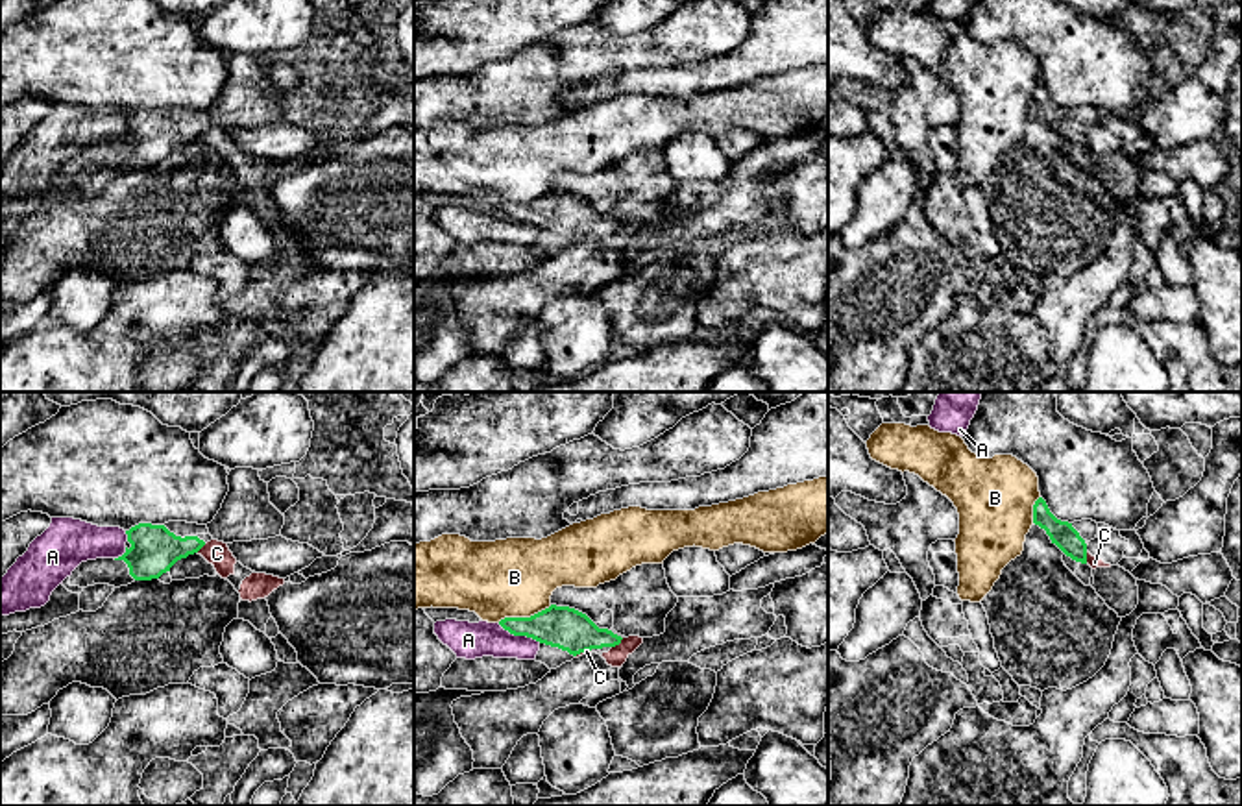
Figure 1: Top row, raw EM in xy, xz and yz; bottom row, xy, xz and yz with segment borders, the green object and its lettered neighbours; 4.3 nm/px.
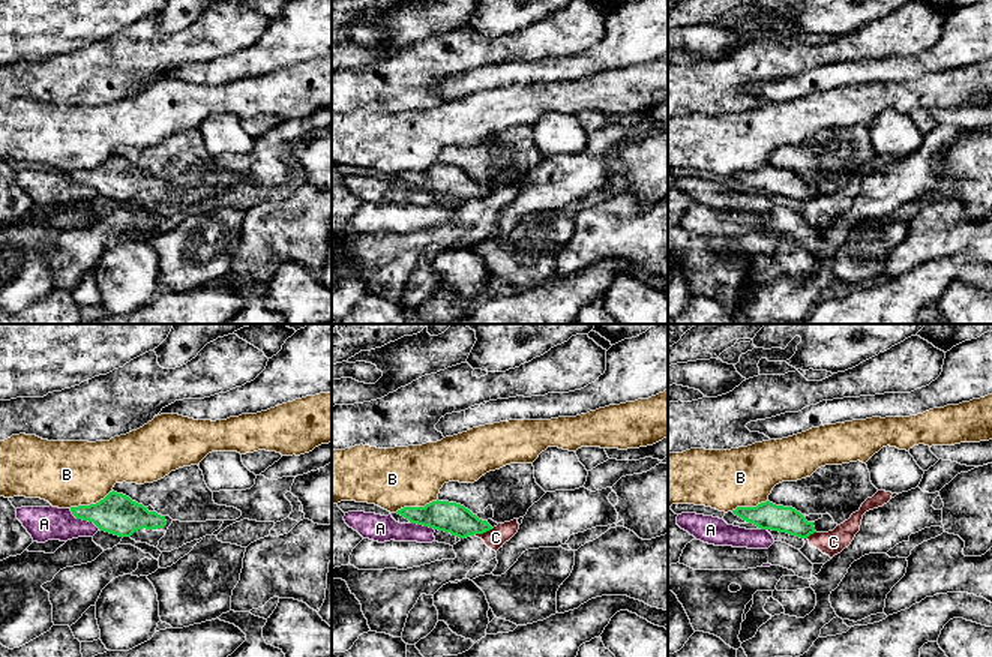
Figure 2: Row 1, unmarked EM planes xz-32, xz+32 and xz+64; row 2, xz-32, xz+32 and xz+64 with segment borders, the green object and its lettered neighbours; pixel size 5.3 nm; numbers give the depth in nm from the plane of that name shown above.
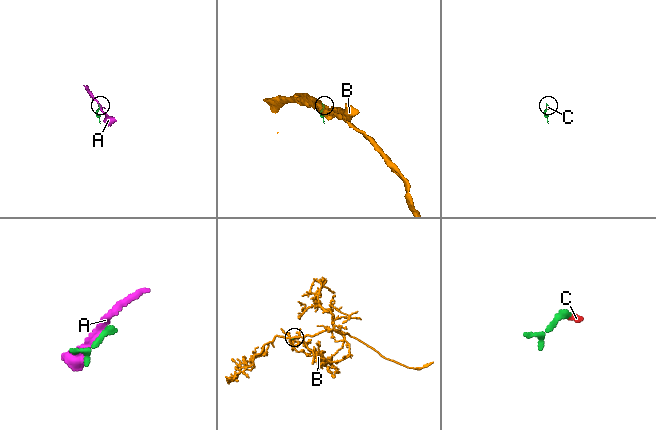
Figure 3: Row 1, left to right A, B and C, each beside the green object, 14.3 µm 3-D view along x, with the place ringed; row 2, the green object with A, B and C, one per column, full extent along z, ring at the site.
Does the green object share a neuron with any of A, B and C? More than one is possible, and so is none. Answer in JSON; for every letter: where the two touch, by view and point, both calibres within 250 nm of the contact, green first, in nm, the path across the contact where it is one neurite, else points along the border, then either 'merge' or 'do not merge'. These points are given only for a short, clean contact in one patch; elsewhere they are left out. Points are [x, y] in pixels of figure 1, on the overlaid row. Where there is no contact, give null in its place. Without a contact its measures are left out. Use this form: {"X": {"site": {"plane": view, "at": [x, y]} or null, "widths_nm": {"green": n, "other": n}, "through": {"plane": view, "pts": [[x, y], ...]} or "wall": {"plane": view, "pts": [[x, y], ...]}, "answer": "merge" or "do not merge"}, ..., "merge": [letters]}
{"A": {"site": {"plane": "xz", "at": [520, 635]}, "widths_nm": {"green": 190, "other": 160}, "wall": {"plane": "xz", "pts": [[498, 623], [514, 635], [525, 635], [540, 642]]}, "answer": "do not merge"}, "B": {"site": {"plane": "xz", "at": [523, 618]}, "widths_nm": {"green": 190, "other": 340}, "answer": "do not merge"}, "C": {"site": {"plane": "xz", "at": [618, 644]}, "widths_nm": {"green": 190, "other": 90}, "wall": {"plane": "xz", "pts": [[623, 638], [612, 647]]}, "answer": "do not merge"}, "merge": []}

